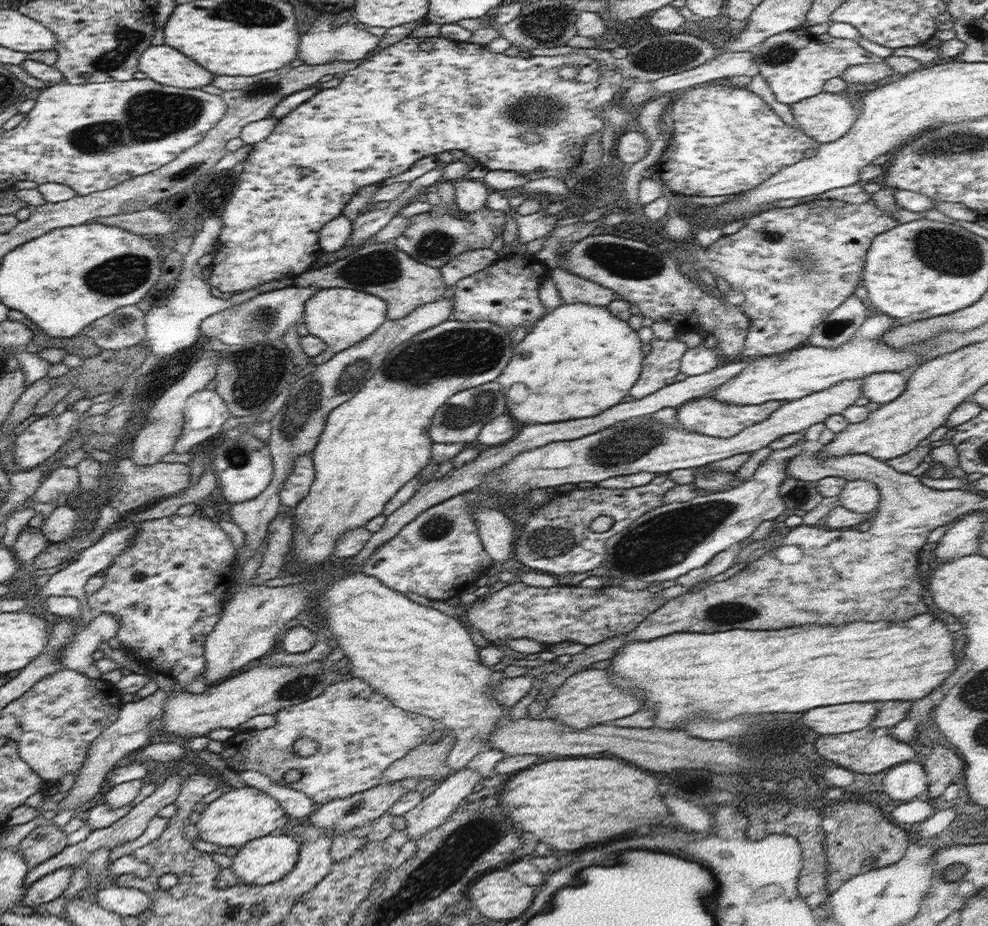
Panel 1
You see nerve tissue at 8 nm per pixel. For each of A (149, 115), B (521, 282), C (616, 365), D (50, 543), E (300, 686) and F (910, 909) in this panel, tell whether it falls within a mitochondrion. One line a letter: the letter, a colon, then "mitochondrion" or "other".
A: mitochondrion
B: other
C: other
D: other
E: mitochondrion
F: other

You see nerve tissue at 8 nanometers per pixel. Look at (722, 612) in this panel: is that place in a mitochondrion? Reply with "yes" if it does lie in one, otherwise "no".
yes

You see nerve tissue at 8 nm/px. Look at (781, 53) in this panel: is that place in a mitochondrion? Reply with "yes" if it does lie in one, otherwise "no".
yes

